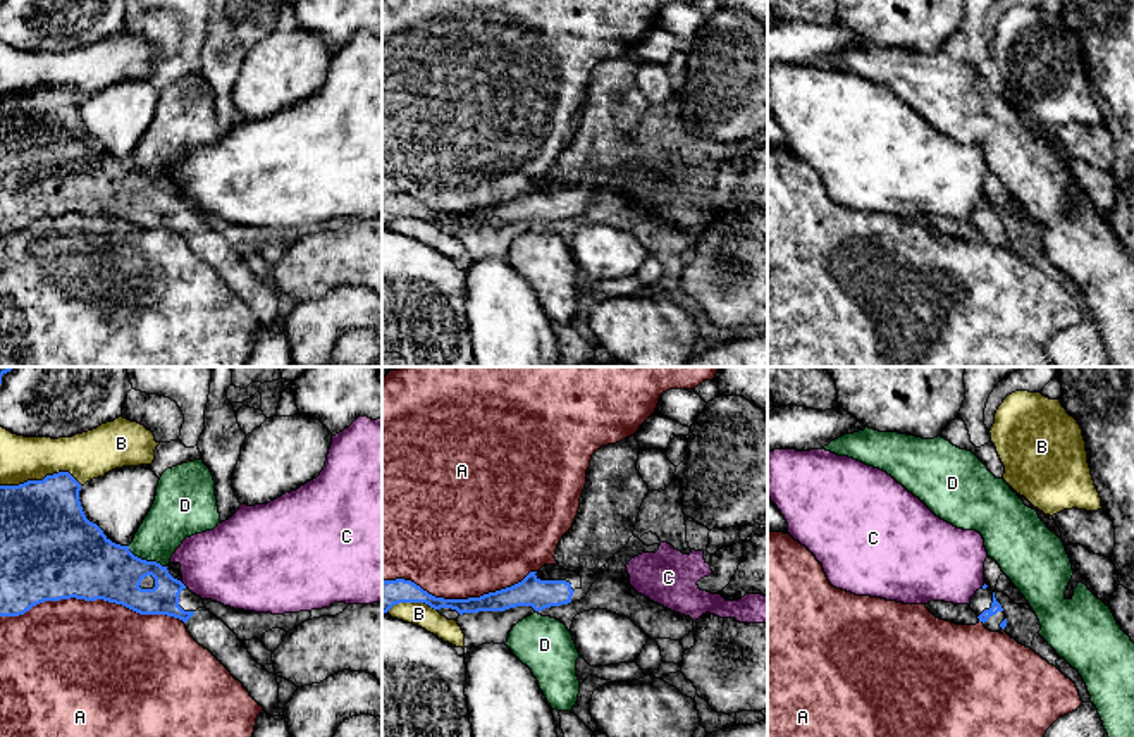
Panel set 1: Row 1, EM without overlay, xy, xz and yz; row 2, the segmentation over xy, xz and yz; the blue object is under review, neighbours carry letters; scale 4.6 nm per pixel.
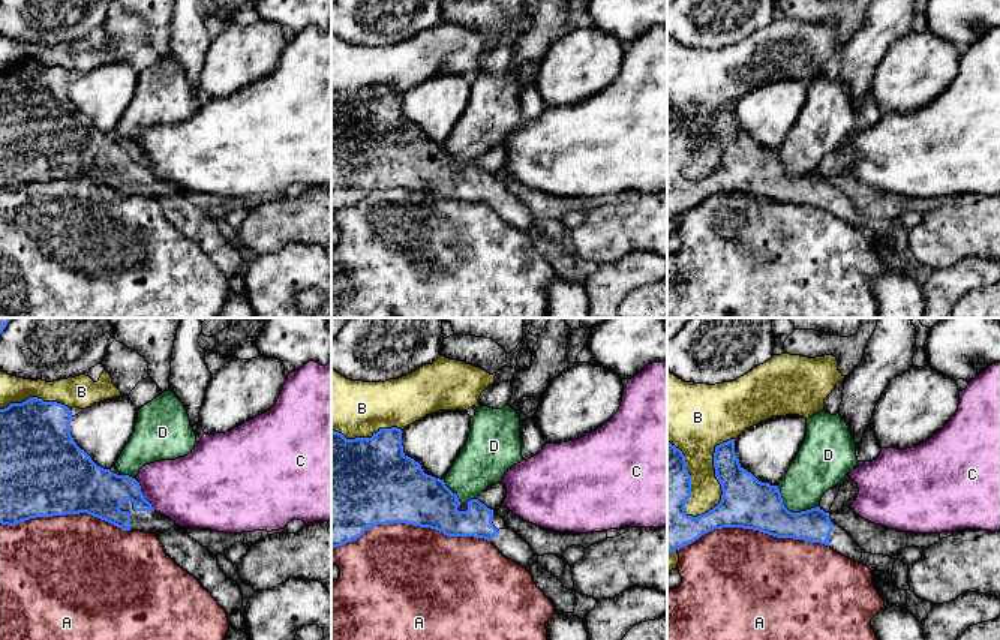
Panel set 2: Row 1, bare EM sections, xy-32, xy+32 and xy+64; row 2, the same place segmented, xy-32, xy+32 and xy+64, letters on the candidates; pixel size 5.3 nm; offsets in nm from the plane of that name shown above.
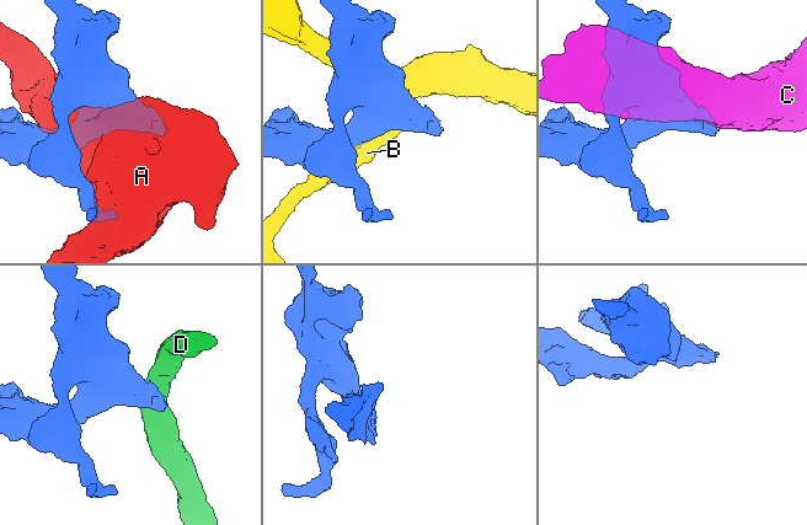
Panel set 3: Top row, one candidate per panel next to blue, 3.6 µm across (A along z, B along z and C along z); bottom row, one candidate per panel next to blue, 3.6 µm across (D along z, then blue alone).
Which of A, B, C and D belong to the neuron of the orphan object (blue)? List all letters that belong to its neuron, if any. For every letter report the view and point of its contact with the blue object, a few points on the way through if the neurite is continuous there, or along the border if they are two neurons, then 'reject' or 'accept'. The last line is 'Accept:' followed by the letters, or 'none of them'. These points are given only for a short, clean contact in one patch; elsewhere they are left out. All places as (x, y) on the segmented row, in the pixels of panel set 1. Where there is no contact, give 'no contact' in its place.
A: xy (93, 600) | reject
B: xy (40, 481) | reject
C: xy (183, 584) | reject
D: xy (145, 560) | along xy (128, 546), (135, 555), (155, 560), (166, 567) | reject
Accept: none of them

